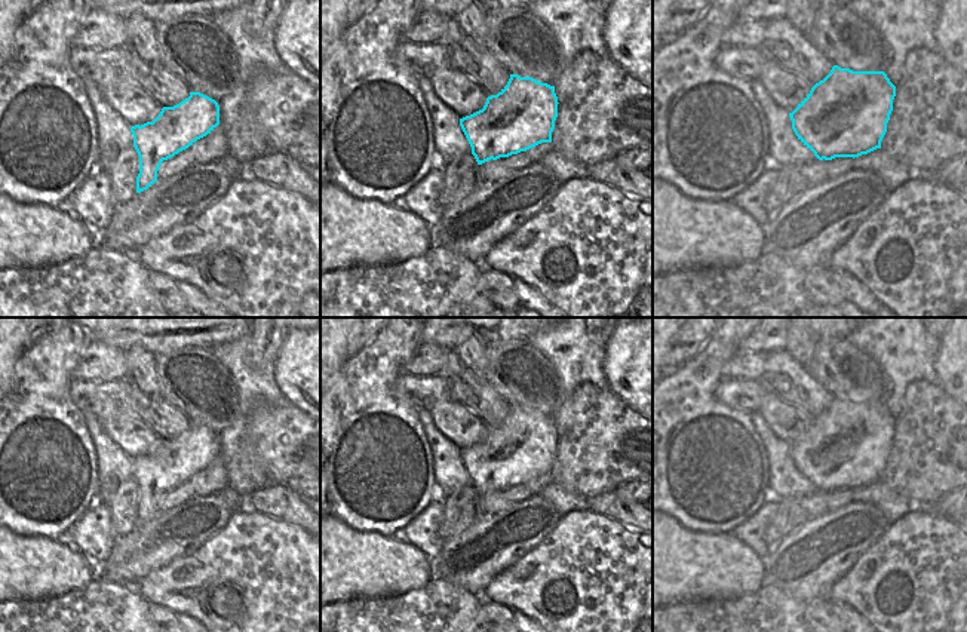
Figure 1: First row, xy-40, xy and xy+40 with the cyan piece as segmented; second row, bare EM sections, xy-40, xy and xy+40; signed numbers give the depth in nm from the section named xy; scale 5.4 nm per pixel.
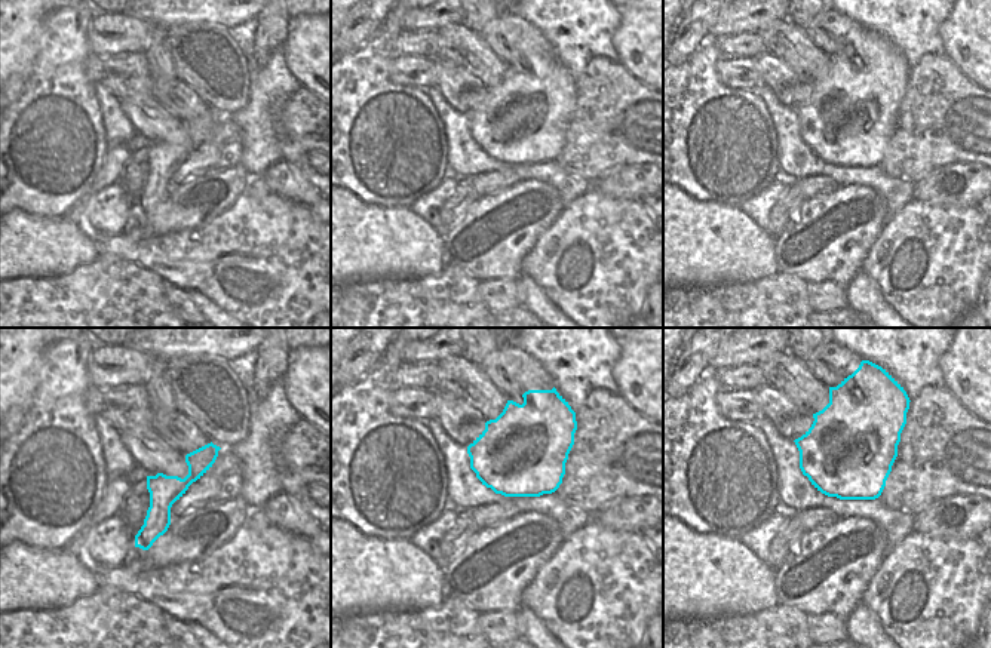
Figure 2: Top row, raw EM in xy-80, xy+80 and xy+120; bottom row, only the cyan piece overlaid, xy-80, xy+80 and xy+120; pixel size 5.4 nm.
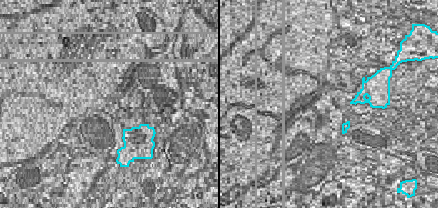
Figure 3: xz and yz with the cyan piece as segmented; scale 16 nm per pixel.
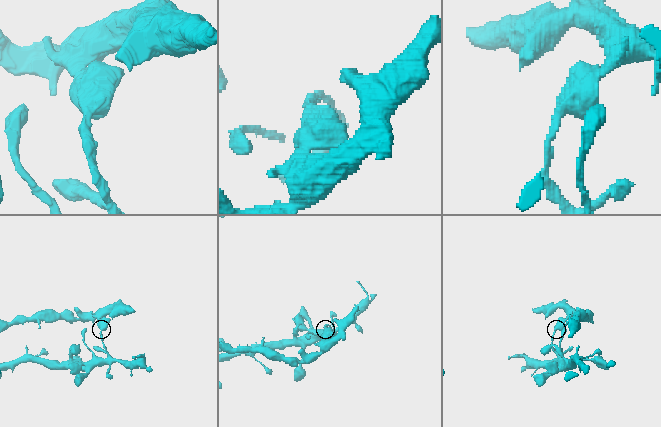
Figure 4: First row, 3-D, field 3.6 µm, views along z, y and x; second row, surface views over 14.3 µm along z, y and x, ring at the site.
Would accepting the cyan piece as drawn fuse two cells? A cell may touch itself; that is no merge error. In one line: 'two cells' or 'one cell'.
two cells

